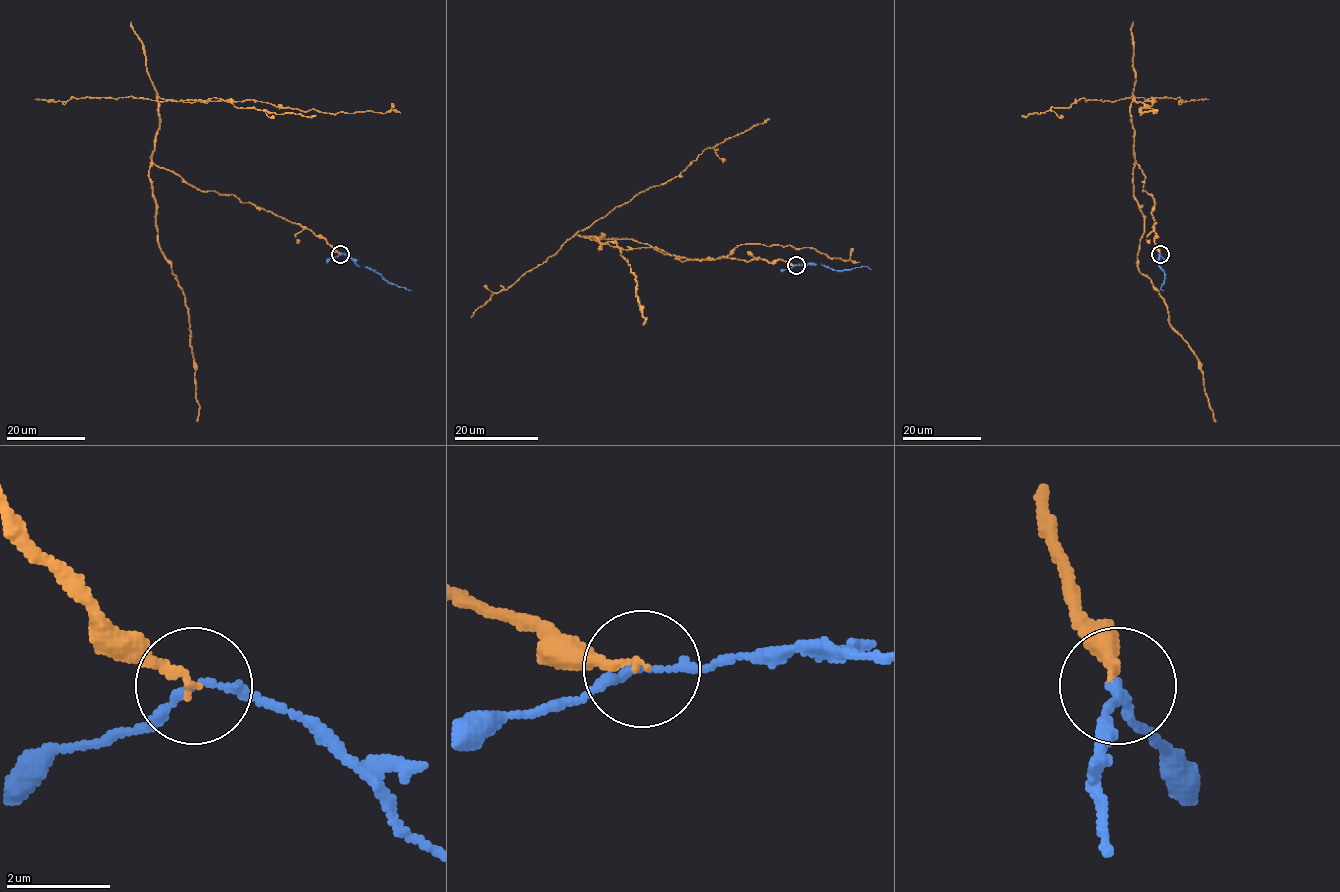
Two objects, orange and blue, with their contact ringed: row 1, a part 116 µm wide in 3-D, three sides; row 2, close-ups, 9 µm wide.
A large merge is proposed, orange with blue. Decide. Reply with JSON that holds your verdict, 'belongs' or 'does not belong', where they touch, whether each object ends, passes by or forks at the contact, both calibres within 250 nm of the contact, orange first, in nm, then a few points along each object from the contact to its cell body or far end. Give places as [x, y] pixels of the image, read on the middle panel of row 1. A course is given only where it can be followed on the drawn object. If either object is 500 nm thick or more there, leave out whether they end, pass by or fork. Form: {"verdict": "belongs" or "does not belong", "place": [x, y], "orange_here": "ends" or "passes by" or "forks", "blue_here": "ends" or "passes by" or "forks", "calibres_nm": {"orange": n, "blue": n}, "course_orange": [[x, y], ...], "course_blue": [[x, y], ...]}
{"verdict": "belongs", "place": [796, 265], "orange_here": "ends", "blue_here": "passes by", "calibres_nm": {"orange": 160, "blue": 130}, "course_orange": [[795, 265], [595, 239], [633, 239], [681, 261], [739, 245], [844, 260], [851, 248]], "course_blue": [[795, 265], [822, 264], [836, 270], [868, 266], [871, 269]]}

